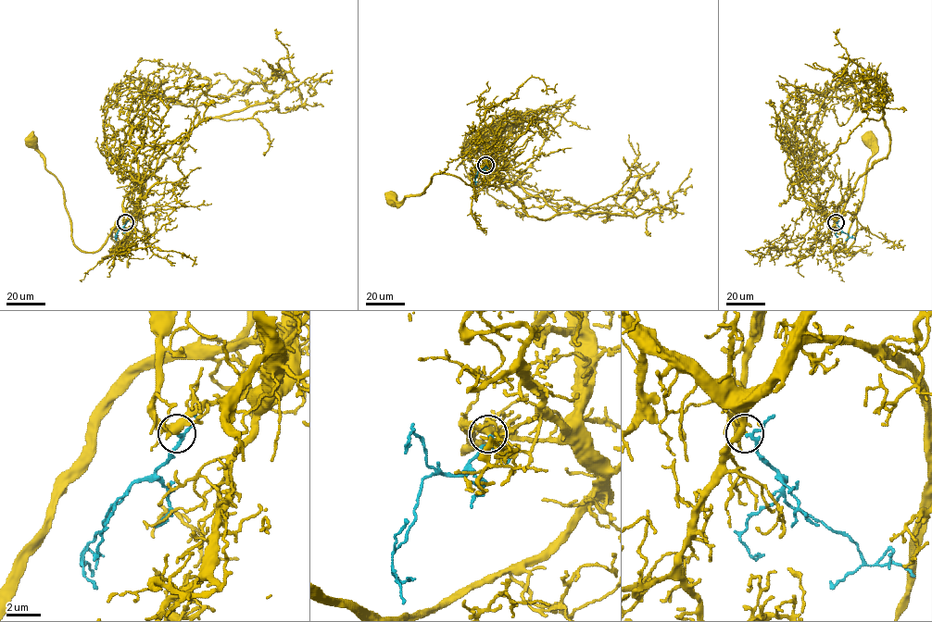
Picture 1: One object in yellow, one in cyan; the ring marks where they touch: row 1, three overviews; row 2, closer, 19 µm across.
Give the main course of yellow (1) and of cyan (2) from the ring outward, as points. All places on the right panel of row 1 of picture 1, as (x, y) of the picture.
1: (836, 222), (842, 213), (852, 213), (856, 219), (854, 242), (844, 252), (872, 155), (869, 138)
2: (836, 222), (841, 231), (855, 239)

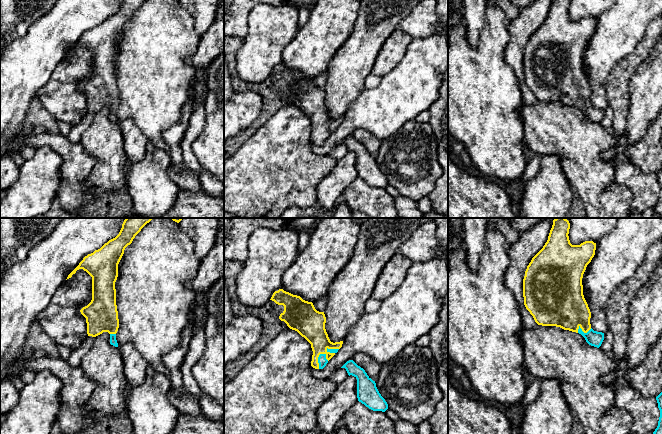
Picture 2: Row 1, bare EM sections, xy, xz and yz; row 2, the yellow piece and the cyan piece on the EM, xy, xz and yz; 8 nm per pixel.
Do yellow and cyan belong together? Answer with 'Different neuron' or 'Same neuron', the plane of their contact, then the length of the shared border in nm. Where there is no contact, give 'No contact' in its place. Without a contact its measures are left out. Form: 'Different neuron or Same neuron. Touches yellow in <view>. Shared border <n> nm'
Same neuron. Touches yellow in xz. Shared border 140 nm

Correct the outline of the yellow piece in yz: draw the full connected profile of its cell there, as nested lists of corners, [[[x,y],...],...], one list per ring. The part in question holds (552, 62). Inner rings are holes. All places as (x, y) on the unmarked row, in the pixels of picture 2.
[[[553,0],[547,18],[527,42],[524,81],[538,101],[579,109],[589,121],[599,124],[604,109],[591,104],[591,88],[582,61],[596,19],[572,21],[569,5],[570,0]]]

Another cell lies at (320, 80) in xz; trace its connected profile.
[[[327,71],[320,73],[316,77],[314,77],[313,81],[317,87],[324,88],[327,81]]]

